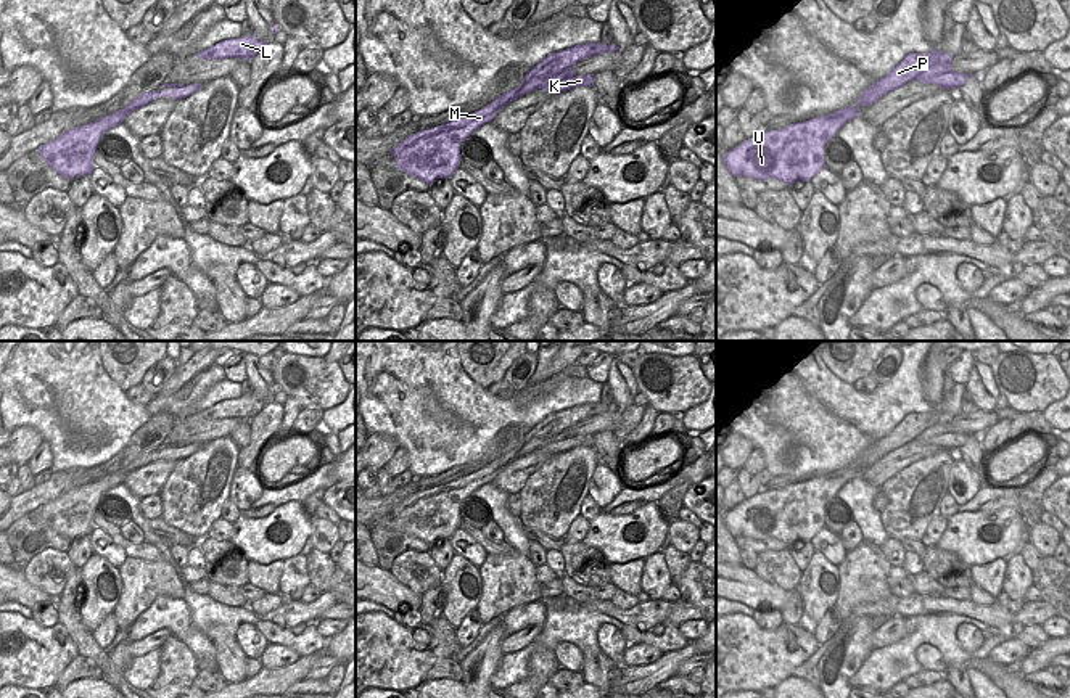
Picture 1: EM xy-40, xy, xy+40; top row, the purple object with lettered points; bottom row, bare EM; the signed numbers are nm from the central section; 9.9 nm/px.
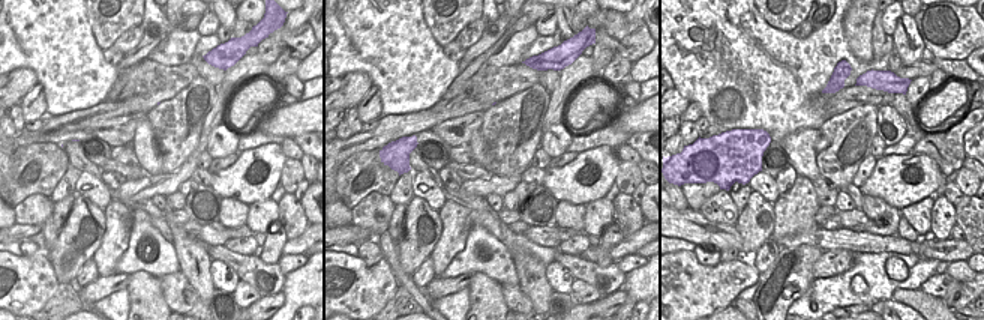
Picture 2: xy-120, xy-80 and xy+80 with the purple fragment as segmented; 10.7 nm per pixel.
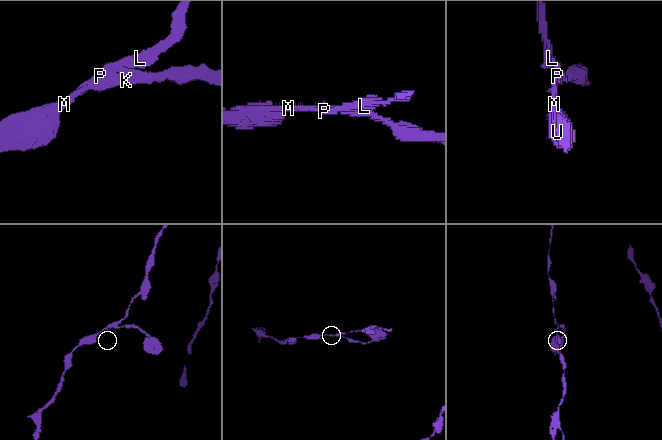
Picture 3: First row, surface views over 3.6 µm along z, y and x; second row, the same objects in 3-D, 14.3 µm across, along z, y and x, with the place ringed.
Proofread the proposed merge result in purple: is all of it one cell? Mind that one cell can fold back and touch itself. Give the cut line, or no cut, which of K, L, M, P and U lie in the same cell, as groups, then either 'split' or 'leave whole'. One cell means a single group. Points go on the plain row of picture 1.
cut xy+40 (950, 422), (932, 425), (914, 439); groups K / L M P U; split

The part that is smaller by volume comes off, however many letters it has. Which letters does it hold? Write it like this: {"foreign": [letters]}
{"foreign": ["K"]}

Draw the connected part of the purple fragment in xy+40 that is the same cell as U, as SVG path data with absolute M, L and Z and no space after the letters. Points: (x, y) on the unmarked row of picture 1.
M846 466L827 476L790 484L780 491L756 494L729 510L722 521L730 536L756 540L777 539L790 547L811 539L825 528L824 507L850 481L859 476Z

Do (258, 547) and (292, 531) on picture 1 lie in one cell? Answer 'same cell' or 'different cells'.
same cell

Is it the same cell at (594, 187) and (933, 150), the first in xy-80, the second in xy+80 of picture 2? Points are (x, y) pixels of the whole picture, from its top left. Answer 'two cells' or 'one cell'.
two cells

